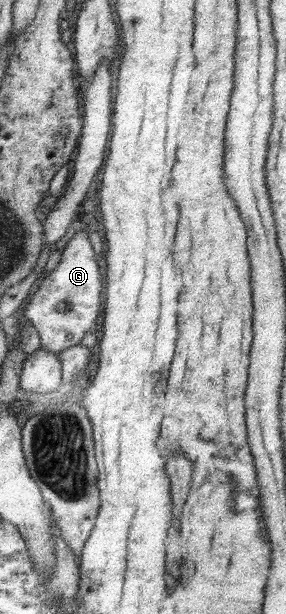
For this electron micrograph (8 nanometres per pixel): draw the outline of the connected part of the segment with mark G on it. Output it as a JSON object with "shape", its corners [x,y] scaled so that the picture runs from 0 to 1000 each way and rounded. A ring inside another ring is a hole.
{"shape":[[[290,363],[287,375],[220,404],[210,427],[140,463],[133,476],[98,492],[80,513],[112,526],[140,546],[140,567],[203,578],[203,573],[287,557],[308,537],[332,534],[350,502],[357,502],[357,450],[350,433],[329,422],[308,378],[329,363]],[[231,492],[245,502],[203,508],[203,495]]]}

